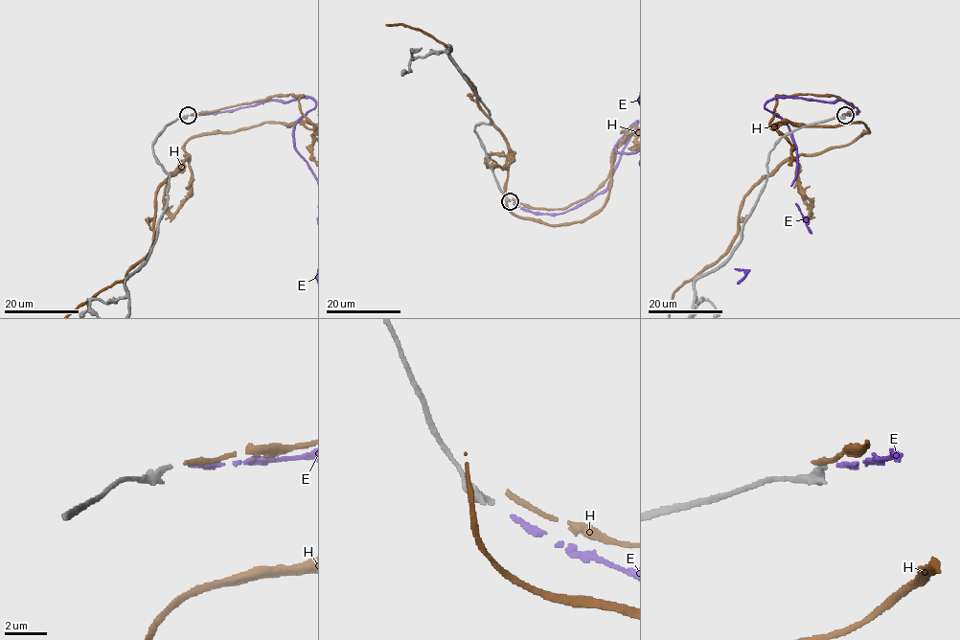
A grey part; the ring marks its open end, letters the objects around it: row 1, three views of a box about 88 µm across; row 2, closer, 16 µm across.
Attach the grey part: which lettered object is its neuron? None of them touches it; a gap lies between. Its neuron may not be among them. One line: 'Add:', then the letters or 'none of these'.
Add: E

